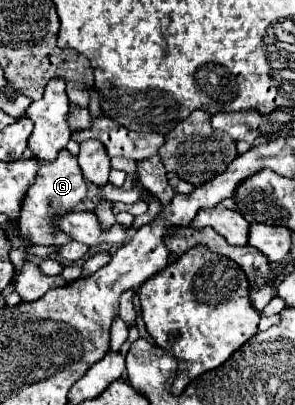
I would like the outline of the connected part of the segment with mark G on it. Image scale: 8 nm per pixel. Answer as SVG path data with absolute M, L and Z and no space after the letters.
M60 150L56 160L52 162L40 162L40 160L36 162L38 162L38 174L36 182L24 196L20 214L20 232L26 238L32 238L34 244L46 244L46 246L68 244L72 242L72 238L68 238L68 234L64 234L60 226L56 226L56 222L60 220L62 214L72 212L82 204L82 200L86 198L86 180L76 162L76 156L72 156L68 150Z

